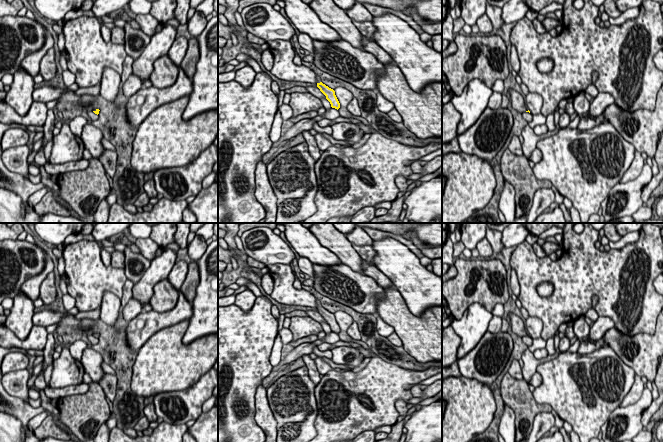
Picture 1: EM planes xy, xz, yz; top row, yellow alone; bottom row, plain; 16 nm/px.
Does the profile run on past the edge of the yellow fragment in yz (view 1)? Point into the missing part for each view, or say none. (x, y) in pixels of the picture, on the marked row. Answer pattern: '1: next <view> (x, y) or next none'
1: next none

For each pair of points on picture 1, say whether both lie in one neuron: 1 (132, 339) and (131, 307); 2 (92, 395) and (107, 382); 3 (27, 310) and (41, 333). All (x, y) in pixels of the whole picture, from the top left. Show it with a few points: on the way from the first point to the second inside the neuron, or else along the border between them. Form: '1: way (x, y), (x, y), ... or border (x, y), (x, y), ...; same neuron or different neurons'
1: border (142, 311), (128, 321); different neurons
2: border (97, 383), (106, 396); different neurons
3: border (33, 325), (23, 339), (10, 329); different neurons

